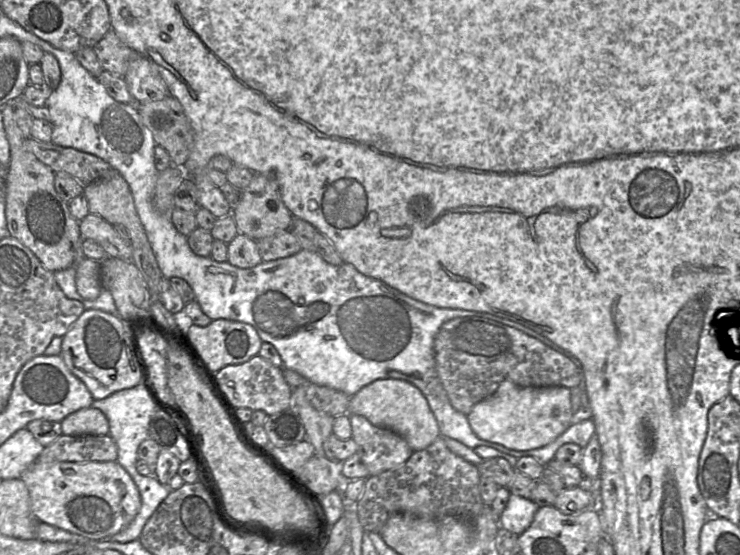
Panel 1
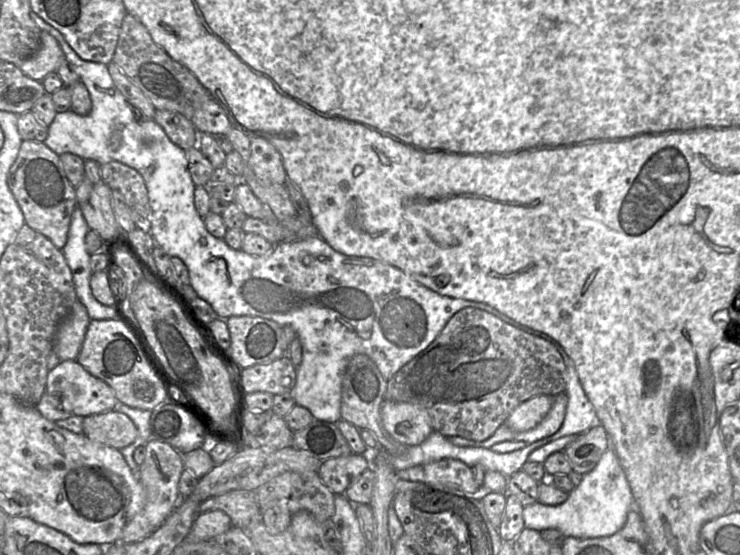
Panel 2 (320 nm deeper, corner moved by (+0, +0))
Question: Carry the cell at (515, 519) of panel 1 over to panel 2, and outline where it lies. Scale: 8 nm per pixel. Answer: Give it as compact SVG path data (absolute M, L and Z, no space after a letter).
M608 448L596 467L583 475L581 483L569 493L565 502L559 505L536 502L524 506L524 527L538 531L555 528L566 537L611 536L624 526L632 507L634 507L634 498L625 472L613 448Z

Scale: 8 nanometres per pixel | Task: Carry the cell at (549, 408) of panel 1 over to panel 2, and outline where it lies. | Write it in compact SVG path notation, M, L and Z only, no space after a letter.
M539 395L522 402L509 415L504 424L517 432L525 432L538 425L548 414L555 395Z

